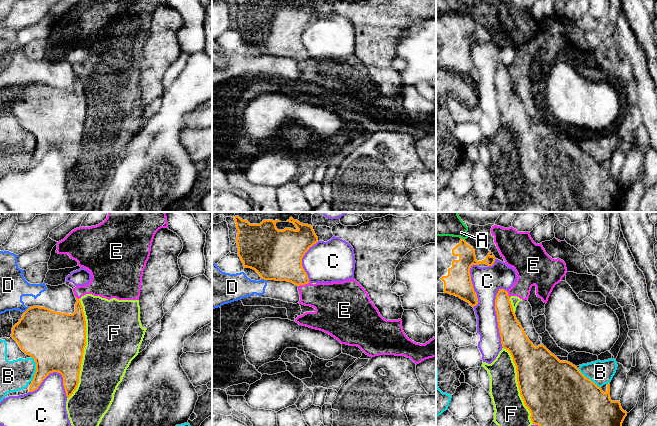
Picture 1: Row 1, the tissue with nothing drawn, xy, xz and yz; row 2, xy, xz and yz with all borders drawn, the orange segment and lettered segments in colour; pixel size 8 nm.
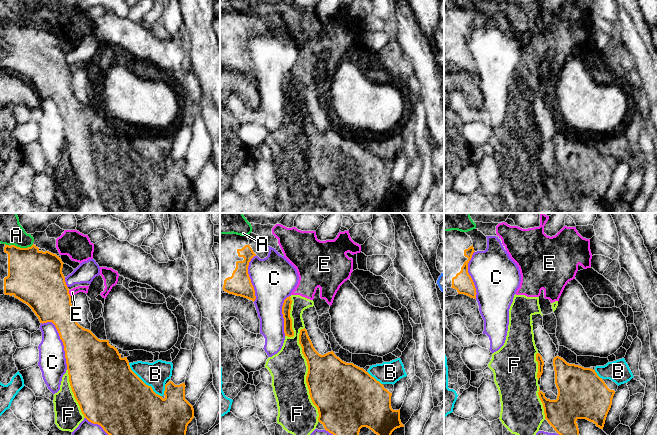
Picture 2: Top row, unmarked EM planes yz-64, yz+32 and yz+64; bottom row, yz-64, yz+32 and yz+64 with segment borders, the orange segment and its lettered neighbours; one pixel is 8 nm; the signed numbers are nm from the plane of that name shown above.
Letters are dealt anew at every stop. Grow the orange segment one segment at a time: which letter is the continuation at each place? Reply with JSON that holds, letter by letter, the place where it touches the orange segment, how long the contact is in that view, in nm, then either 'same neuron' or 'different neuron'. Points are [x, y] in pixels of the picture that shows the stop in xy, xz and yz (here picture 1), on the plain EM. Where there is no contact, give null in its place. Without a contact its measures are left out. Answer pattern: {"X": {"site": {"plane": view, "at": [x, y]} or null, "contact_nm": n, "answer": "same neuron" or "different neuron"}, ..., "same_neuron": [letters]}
{"A": {"site": {"plane": "yz", "at": [463, 15]}, "contact_nm": 40, "answer": "different neuron"}, "B": {"site": {"plane": "yz", "at": [588, 154]}, "contact_nm": 240, "answer": "different neuron"}, "C": {"site": {"plane": "yz", "at": [497, 94]}, "contact_nm": 480, "answer": "different neuron"}, "D": {"site": {"plane": "xz", "at": [264, 55]}, "contact_nm": 50, "answer": "different neuron"}, "E": {"site": {"plane": "xz", "at": [303, 60]}, "contact_nm": 90, "answer": "different neuron"}, "F": {"site": {"plane": "xy", "at": [83, 125]}, "contact_nm": 800, "answer": "different neuron"}, "same_neuron": []}

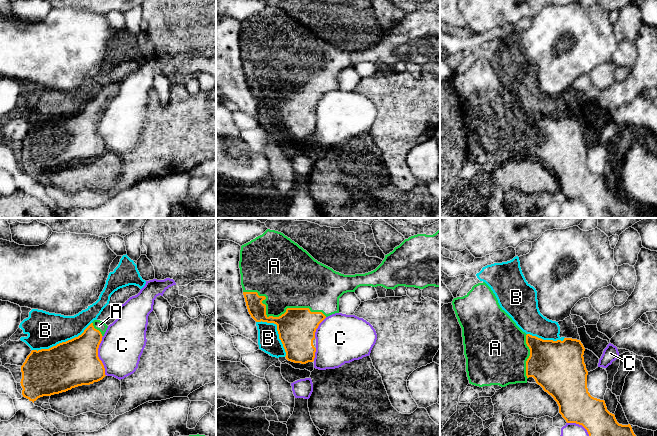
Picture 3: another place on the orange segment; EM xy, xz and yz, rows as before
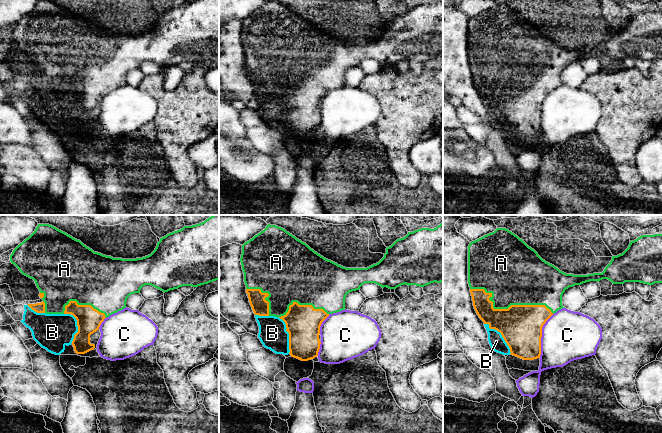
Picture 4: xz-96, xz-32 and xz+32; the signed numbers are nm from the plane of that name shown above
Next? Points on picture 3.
{"A": {"site": {"plane": "xz", "at": [277, 93]}, "contact_nm": 700, "answer": "same neuron"}, "B": {"site": {"plane": "xy", "at": [62, 118]}, "contact_nm": 550, "answer": "different neuron"}, "C": {"site": {"plane": "xy", "at": [97, 132]}, "contact_nm": 320, "answer": "different neuron"}, "same_neuron": ["A"]}

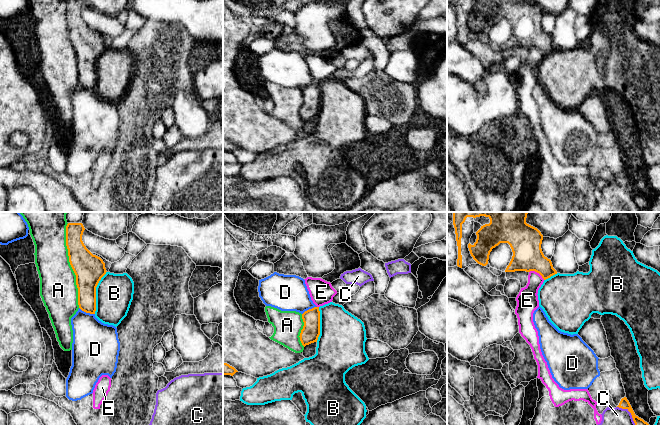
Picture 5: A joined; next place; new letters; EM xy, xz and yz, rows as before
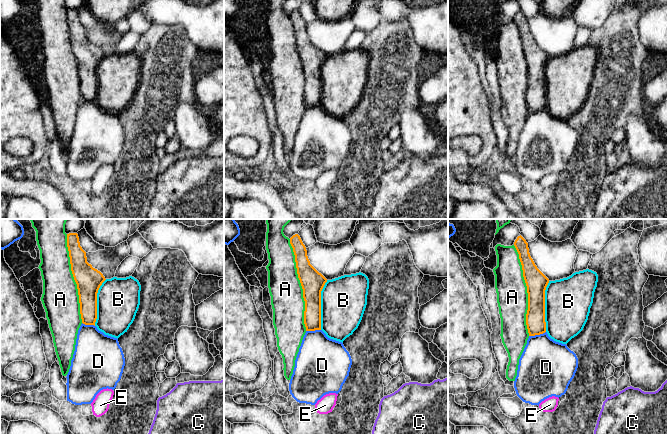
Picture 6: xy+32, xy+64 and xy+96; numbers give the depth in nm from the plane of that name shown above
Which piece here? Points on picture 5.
{"A": {"site": {"plane": "xy", "at": [71, 42]}, "contact_nm": 700, "answer": "different neuron"}, "B": {"site": {"plane": "xy", "at": [95, 68]}, "contact_nm": 360, "answer": "different neuron"}, "C": {"site": {"plane": "yz", "at": [633, 196]}, "contact_nm": 340, "answer": "different neuron"}, "D": {"site": {"plane": "xy", "at": [87, 88]}, "contact_nm": 140, "answer": "different neuron"}, "E": {"site": {"plane": "yz", "at": [537, 48]}, "contact_nm": 140, "answer": "different neuron"}, "same_neuron": []}

